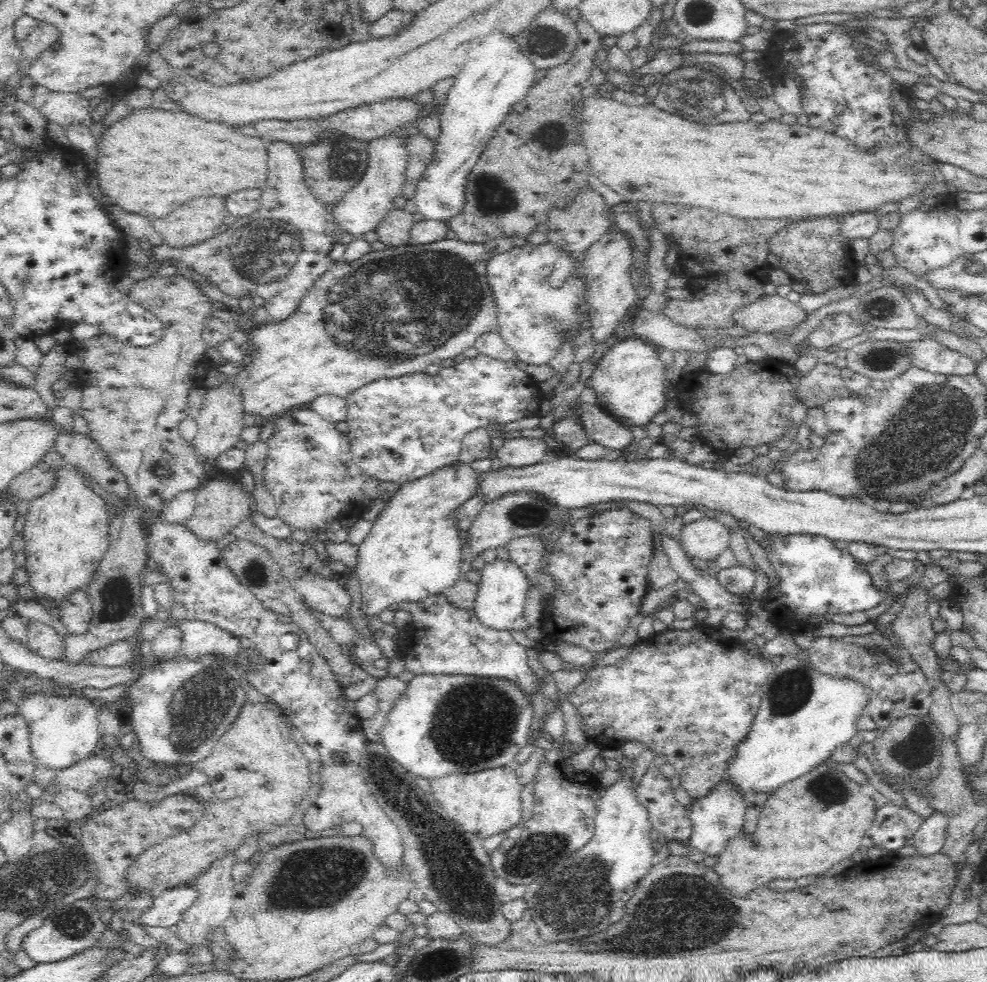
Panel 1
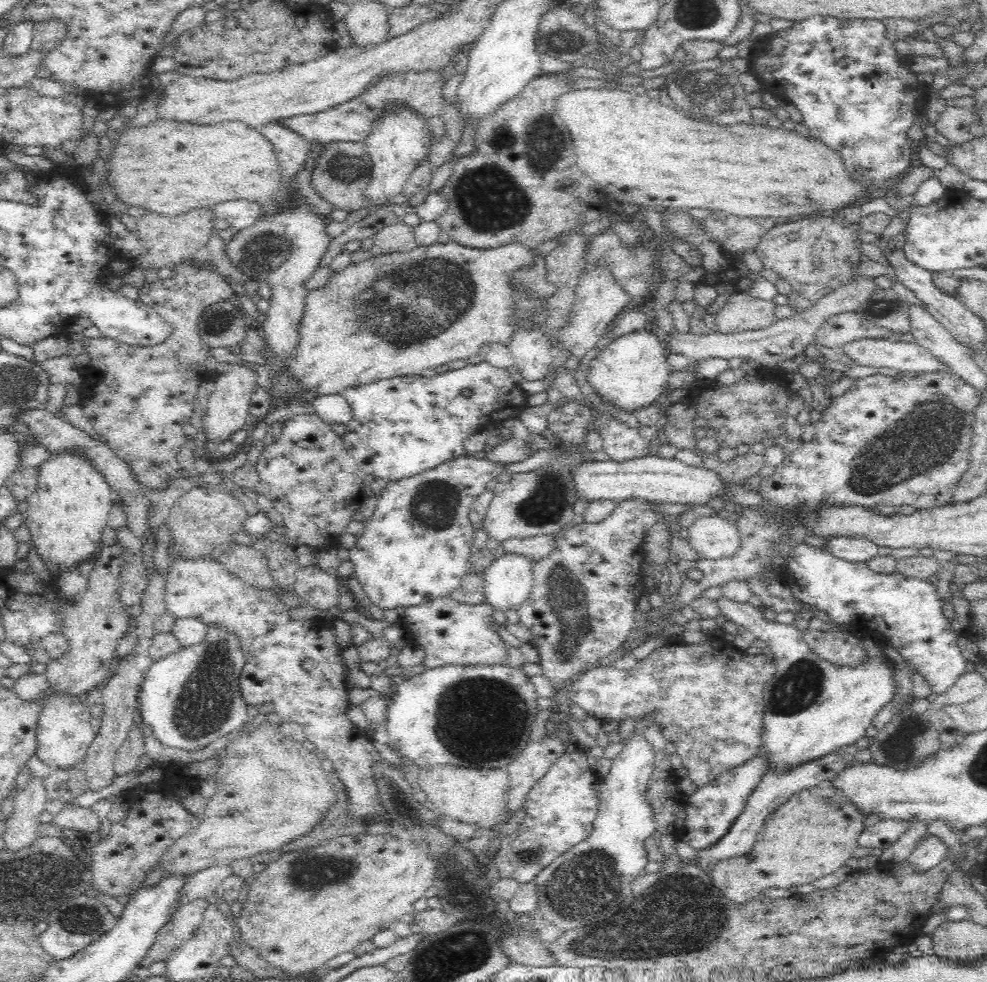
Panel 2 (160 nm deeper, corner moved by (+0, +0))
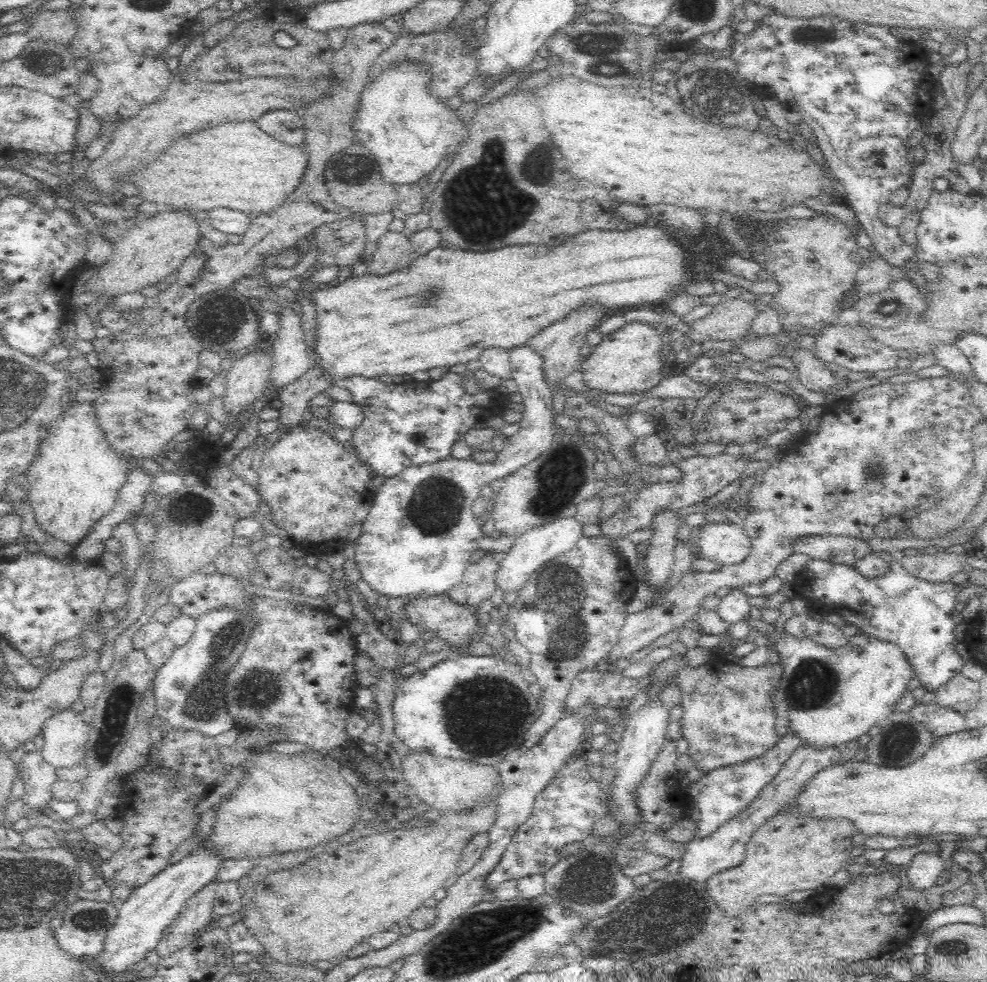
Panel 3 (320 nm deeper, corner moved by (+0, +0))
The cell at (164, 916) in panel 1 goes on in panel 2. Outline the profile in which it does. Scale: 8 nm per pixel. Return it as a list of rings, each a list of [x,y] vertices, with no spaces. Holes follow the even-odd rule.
[[[231,865],[212,866],[195,872],[181,888],[182,904],[212,896],[214,889],[232,874]]]

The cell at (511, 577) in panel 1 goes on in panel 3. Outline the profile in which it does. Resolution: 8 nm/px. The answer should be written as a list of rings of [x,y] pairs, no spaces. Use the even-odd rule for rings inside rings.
[[[570,516],[556,518],[550,524],[534,526],[526,530],[522,536],[511,539],[510,550],[506,553],[506,558],[500,562],[500,570],[496,572],[498,590],[502,590],[504,594],[515,590],[520,592],[534,572],[554,558],[572,550],[583,534],[583,523],[576,516]]]

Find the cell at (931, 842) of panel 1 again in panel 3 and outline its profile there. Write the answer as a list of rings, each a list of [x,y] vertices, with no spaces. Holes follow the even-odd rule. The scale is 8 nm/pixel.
[[[921,852],[912,859],[907,869],[911,890],[922,892],[935,886],[939,876],[947,867],[947,862],[934,853]]]

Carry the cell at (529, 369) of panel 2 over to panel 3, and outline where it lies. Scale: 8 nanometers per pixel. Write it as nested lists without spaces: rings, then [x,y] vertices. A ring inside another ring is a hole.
[[[526,344],[510,350],[510,360],[510,377],[519,386],[524,409],[521,411],[519,431],[508,437],[507,445],[496,454],[495,462],[478,464],[472,459],[455,459],[450,456],[444,460],[405,468],[396,476],[384,478],[382,485],[375,489],[373,504],[361,523],[363,531],[357,539],[355,557],[361,578],[370,585],[372,591],[386,594],[390,598],[407,596],[410,600],[448,594],[462,581],[466,568],[475,558],[476,550],[484,543],[481,525],[472,512],[472,503],[479,497],[482,486],[491,480],[503,479],[550,448],[554,434],[552,391],[546,384],[546,375],[542,373],[543,359]]]

